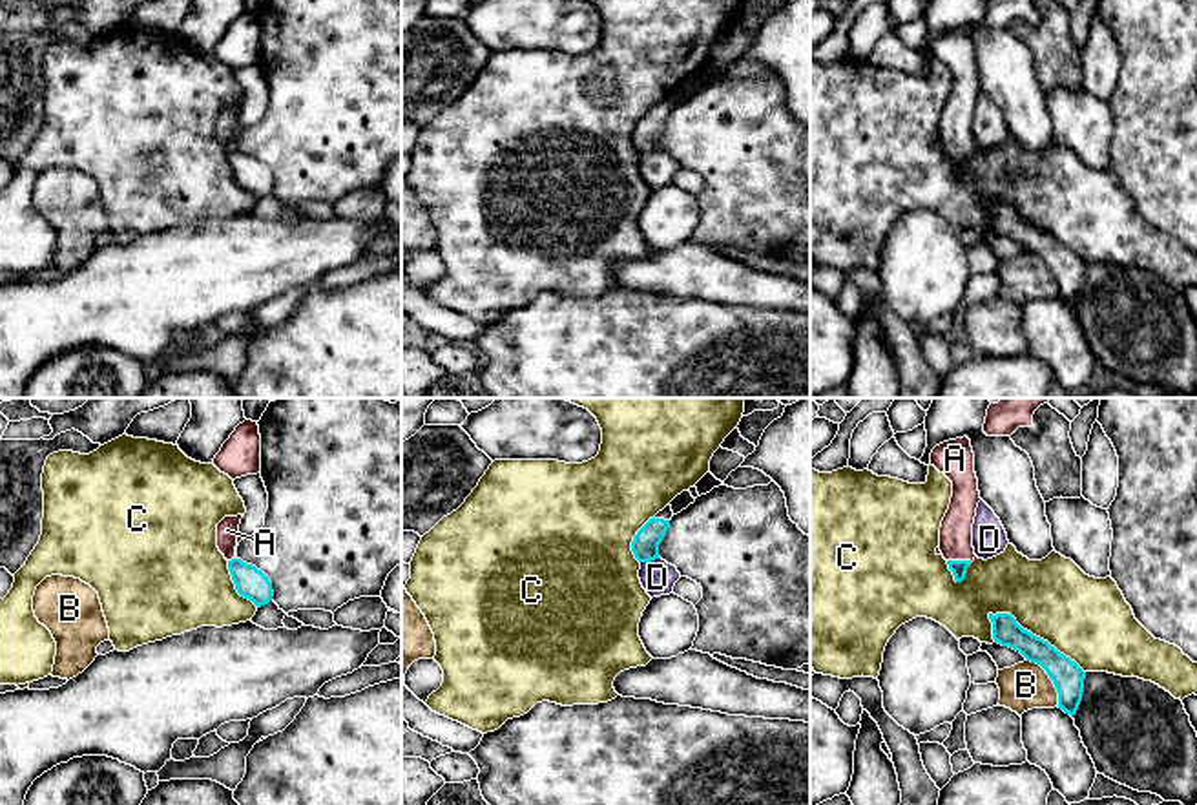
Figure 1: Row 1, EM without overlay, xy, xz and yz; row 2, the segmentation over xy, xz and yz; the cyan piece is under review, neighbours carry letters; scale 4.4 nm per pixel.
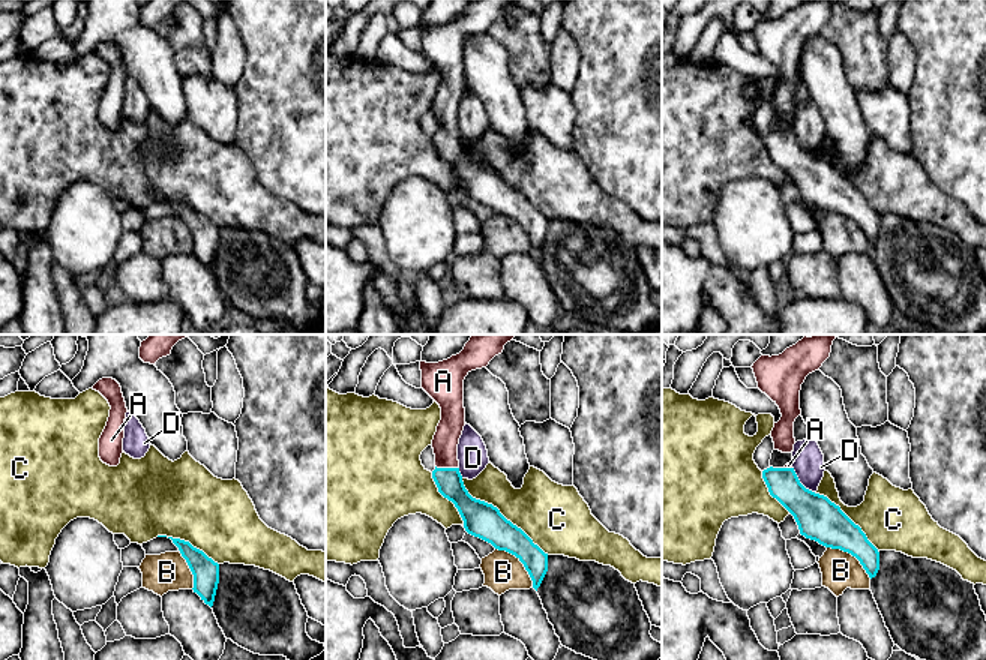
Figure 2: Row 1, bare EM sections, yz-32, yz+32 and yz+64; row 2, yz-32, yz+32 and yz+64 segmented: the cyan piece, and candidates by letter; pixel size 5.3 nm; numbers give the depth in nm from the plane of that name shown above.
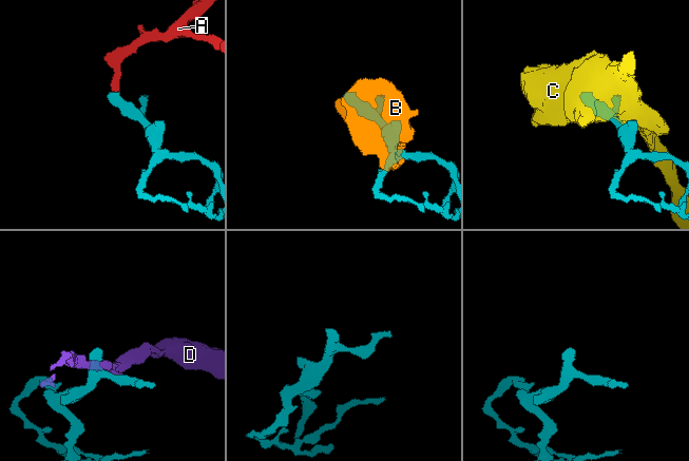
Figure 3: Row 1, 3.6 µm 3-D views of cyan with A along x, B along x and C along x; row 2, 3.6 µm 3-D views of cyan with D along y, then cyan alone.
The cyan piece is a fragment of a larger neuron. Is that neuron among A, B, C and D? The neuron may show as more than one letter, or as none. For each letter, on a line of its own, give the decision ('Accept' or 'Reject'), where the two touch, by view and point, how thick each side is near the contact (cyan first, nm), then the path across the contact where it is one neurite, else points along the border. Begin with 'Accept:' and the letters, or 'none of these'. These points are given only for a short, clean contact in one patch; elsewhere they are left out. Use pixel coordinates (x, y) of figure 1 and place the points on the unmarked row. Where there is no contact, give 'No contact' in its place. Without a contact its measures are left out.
Accept: A
A: Accept. Touches cyan at yz (960, 152). Thickness 70 nm (cyan) against 140 nm
B: Reject. Touches cyan at yz (1050, 269). Thickness 140 nm (cyan) against 200 nm
C: Reject. Touches cyan at yz (1035, 227). Thickness 140 nm (cyan) against 380 nm
D: Reject. Touches cyan at xz (650, 152). Thickness 120 nm (cyan) against 160 nm. Boundary: xz (659, 148), (641, 154)

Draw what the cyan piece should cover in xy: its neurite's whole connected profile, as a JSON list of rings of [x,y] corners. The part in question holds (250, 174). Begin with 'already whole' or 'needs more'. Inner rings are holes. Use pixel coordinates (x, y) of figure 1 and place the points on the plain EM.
needs more | [[[243,106],[224,108],[217,115],[217,139],[228,152],[228,161],[237,184],[261,199],[274,188],[272,173],[261,161],[235,148],[241,110]]]

